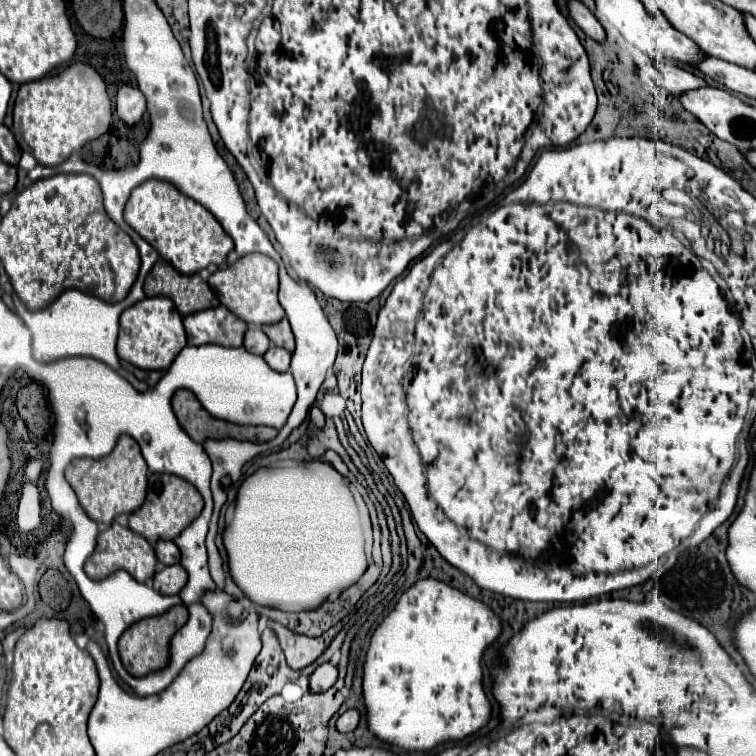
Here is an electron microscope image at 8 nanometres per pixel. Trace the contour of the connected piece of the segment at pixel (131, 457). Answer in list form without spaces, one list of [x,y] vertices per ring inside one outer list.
[[[126,434],[118,438],[114,450],[108,456],[98,460],[78,458],[72,460],[70,466],[66,468],[66,480],[74,488],[84,512],[92,520],[102,522],[106,526],[110,526],[118,514],[130,514],[138,506],[142,506],[146,498],[146,476],[148,476],[148,468],[140,454],[140,448],[134,442],[134,438]]]

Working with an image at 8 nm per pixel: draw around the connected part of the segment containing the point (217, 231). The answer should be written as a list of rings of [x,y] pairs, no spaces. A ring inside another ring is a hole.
[[[146,180],[136,186],[126,202],[124,220],[182,274],[196,274],[208,264],[220,266],[234,248],[232,238],[206,208],[164,180]]]

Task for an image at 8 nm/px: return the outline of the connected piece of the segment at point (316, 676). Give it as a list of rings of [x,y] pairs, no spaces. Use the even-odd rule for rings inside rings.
[[[320,664],[312,672],[312,676],[308,680],[308,688],[310,688],[310,692],[326,692],[336,682],[336,678],[338,678],[336,666],[332,666],[332,664]]]

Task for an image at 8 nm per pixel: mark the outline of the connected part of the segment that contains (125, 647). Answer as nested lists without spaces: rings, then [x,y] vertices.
[[[178,604],[160,616],[150,616],[150,618],[134,622],[118,640],[118,652],[120,652],[120,660],[124,668],[132,676],[146,676],[148,672],[164,668],[168,662],[168,642],[172,634],[178,630],[178,624],[182,628],[186,620],[188,620],[188,610],[184,604]]]

